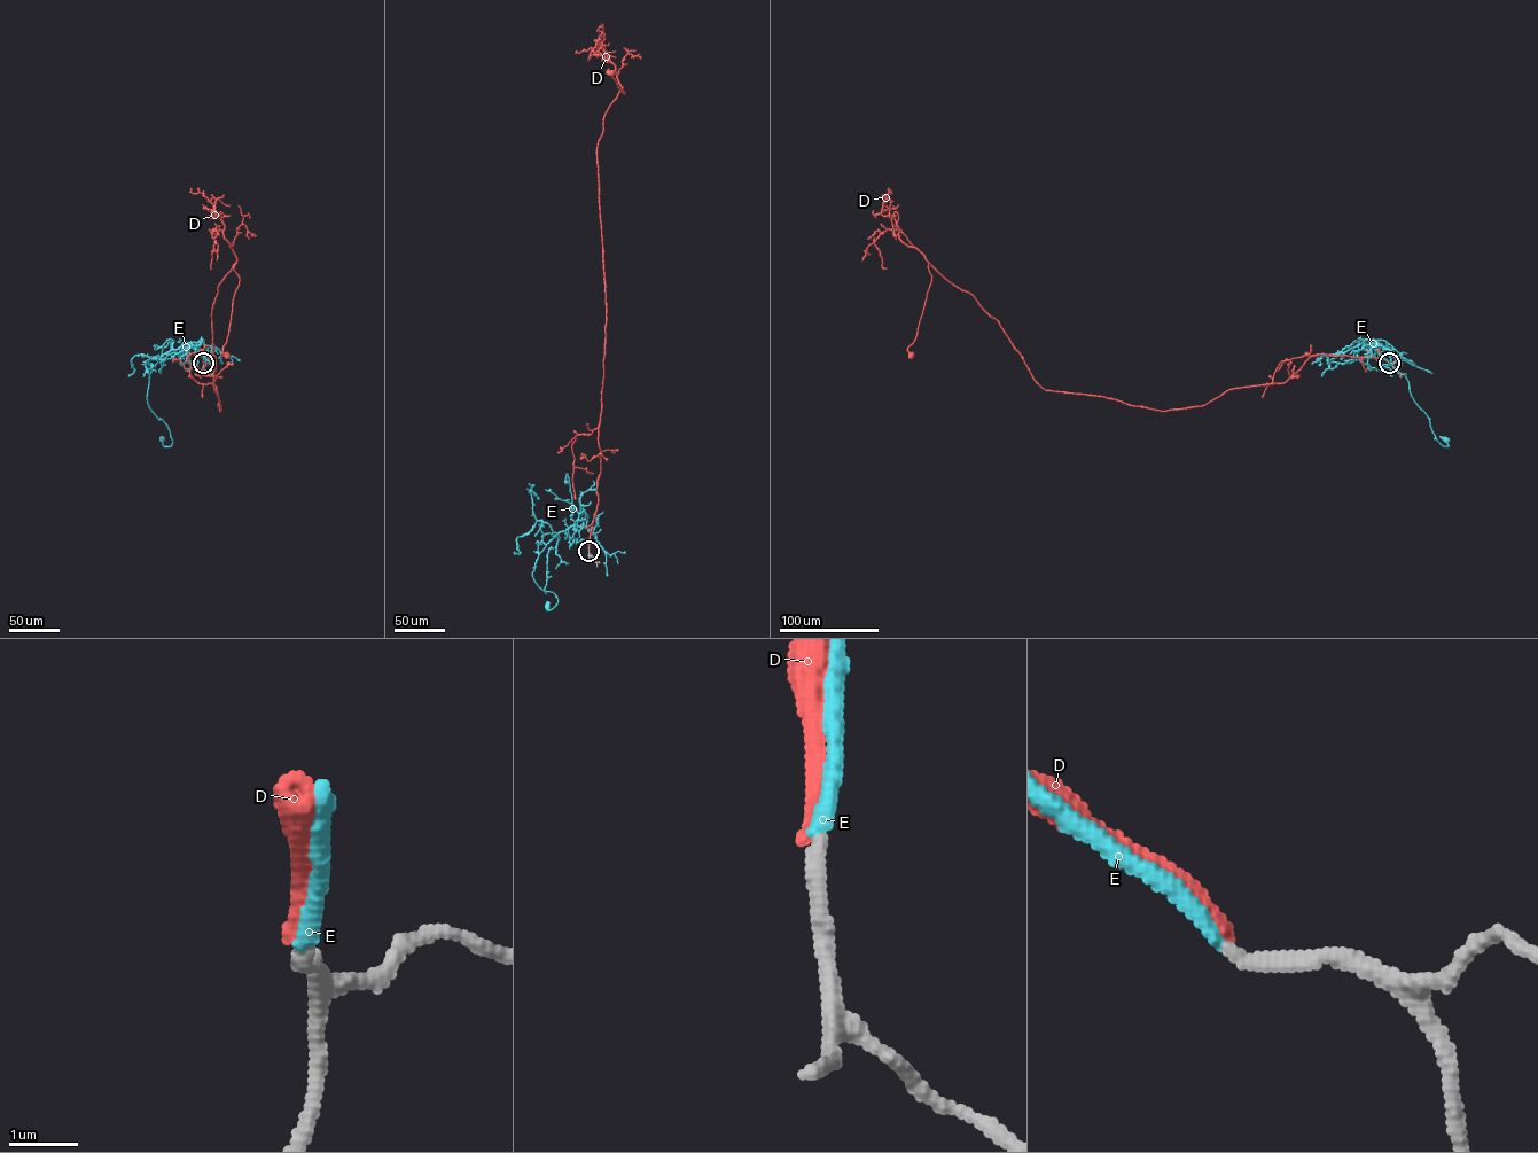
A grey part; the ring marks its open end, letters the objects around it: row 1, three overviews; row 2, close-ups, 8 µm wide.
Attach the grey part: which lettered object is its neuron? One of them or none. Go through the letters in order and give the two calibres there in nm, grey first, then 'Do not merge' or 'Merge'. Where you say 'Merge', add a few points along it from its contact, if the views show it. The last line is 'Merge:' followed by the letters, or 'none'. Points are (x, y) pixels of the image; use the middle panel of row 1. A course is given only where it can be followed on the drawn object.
D: Thickness 240 nm (grey) against 220 nm. Do not merge
E: Thickness 240 nm (grey) against 240 nm. Merge. Its course: (588, 551), (585, 540), (563, 531), (546, 545), (532, 573), (557, 600), (547, 607)
Merge: E

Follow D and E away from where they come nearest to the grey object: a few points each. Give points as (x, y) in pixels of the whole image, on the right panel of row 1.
D: (1389, 363), (1317, 355), (1283, 382), (1164, 411), (1046, 390), (999, 322), (929, 264), (911, 355)
E: (1389, 363), (1374, 343), (1369, 349), (1407, 379), (1435, 438), (1447, 446), (1445, 439)

